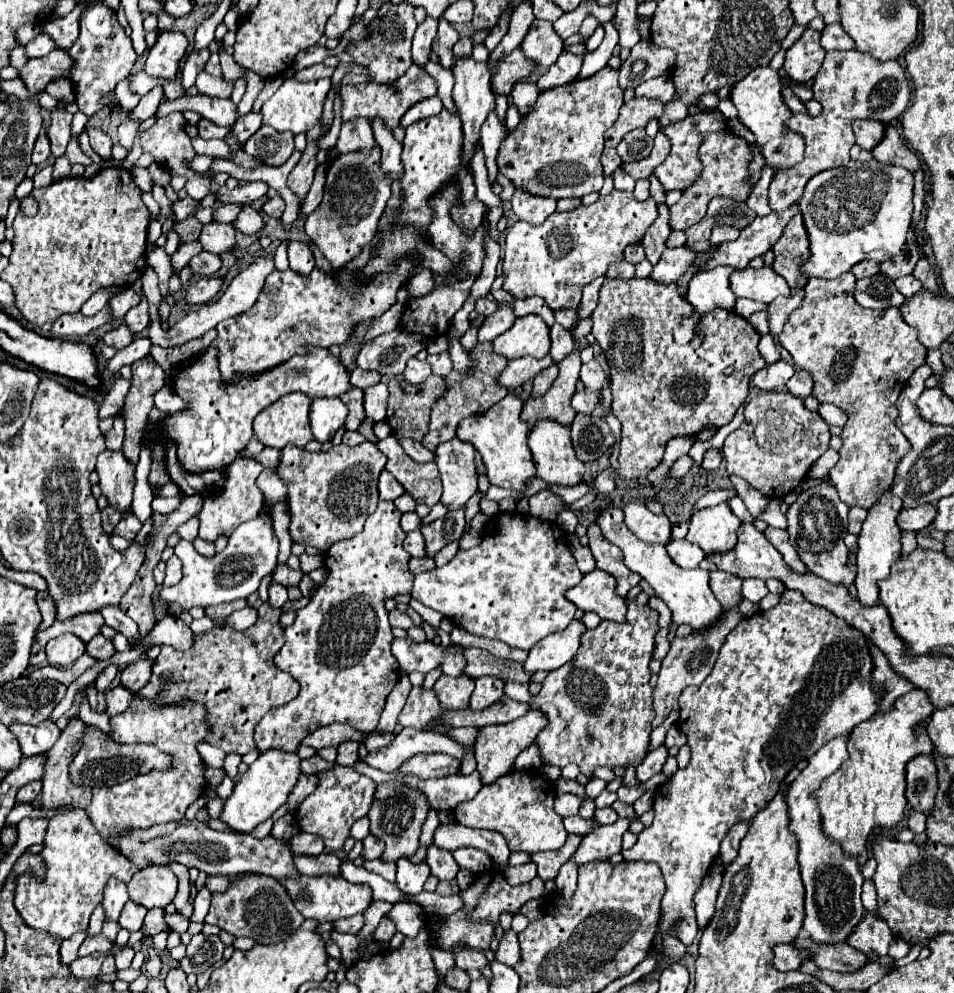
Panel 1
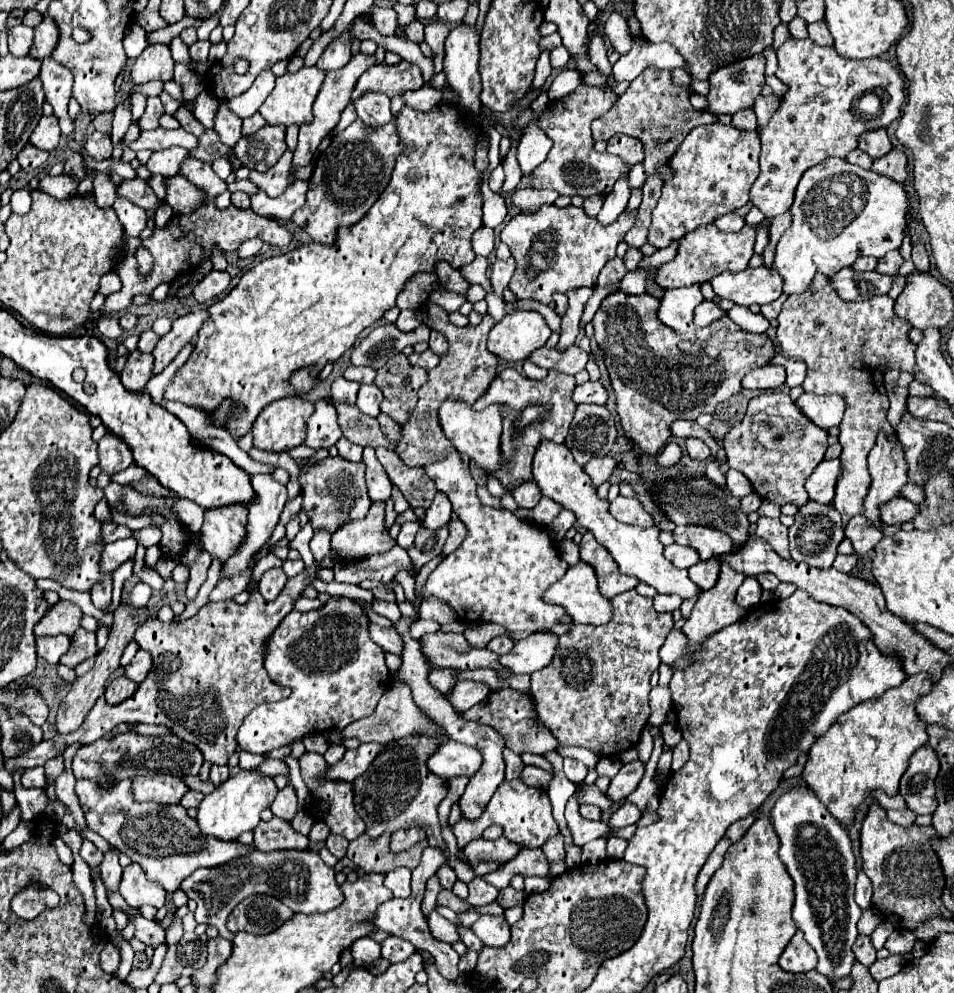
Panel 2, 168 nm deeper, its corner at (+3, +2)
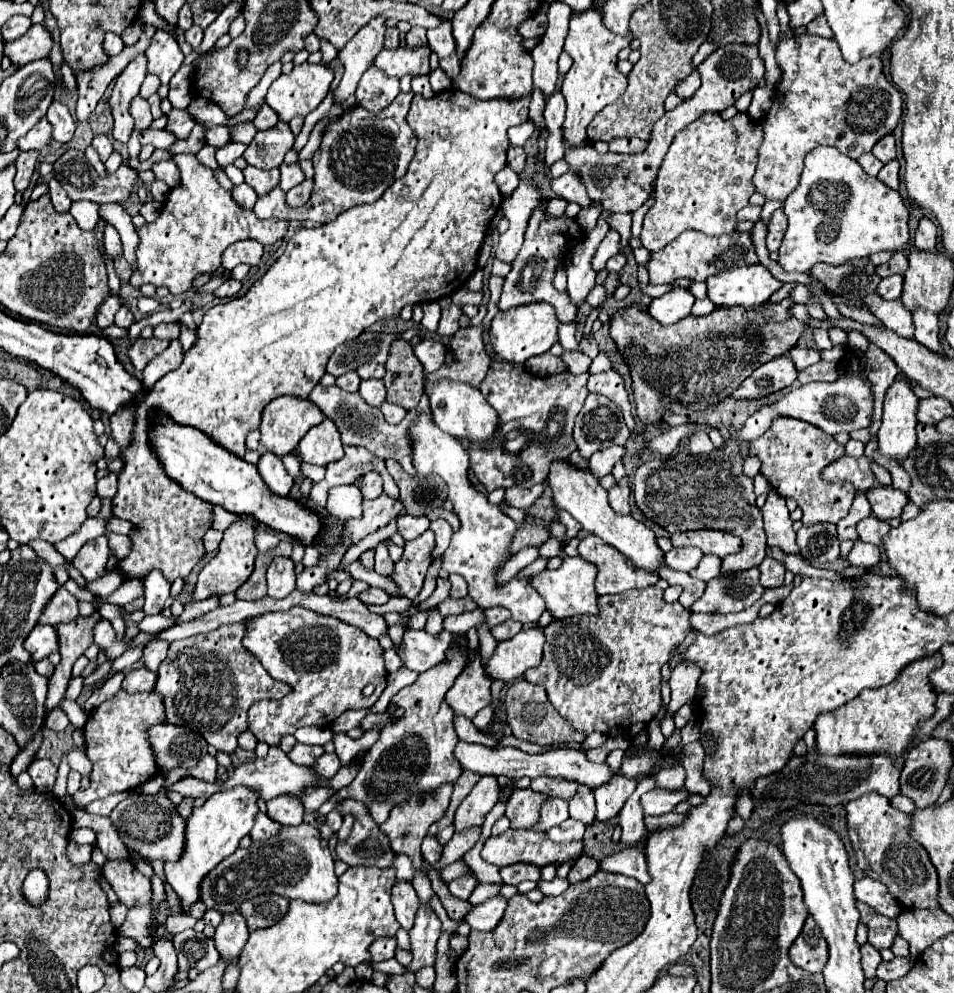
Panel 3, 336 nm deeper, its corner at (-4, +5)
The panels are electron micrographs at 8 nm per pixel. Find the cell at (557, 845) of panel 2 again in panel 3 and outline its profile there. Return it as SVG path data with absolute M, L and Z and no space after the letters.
M568 818L566 822L562 822L560 826L554 826L548 830L548 838L554 842L574 842L574 840L582 840L584 836L584 824Z

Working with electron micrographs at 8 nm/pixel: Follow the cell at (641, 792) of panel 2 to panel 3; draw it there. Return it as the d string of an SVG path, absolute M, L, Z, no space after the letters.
M678 664L670 676L670 688L672 688L672 700L666 708L666 714L672 716L682 704L688 704L696 698L698 678L702 670L696 664Z

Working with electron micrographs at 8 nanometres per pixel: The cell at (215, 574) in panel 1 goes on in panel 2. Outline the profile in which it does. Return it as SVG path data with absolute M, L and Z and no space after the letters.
M253 475L253 477L251 477L251 485L253 485L253 489L255 489L255 493L257 493L257 501L255 501L255 505L249 505L247 537L245 537L241 549L239 549L233 557L229 557L227 563L223 565L223 569L221 569L221 575L223 575L223 577L231 577L231 575L237 575L237 573L241 573L243 569L247 569L249 561L253 559L253 555L269 541L269 537L271 537L275 525L279 523L279 515L281 515L281 511L283 511L283 505L287 503L287 487L281 485L279 481L275 481L271 475Z

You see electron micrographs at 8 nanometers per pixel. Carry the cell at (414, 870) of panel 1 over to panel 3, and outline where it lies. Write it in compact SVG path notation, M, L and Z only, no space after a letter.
M396 880L394 888L392 888L392 904L394 904L394 912L396 912L400 926L404 930L410 930L414 926L414 918L416 918L418 906L420 906L414 886L410 882Z

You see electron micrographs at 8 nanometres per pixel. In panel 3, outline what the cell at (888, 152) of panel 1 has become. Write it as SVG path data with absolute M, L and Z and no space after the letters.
M892 160L892 162L888 162L888 164L884 164L884 168L880 170L880 174L878 174L878 178L886 184L886 186L890 186L890 188L894 188L894 190L898 190L898 170L900 170L900 164L898 164L898 160Z

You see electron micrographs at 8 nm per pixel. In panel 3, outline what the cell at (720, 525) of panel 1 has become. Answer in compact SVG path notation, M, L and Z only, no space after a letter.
M718 530L674 532L674 534L670 534L670 540L674 546L696 546L704 554L716 554L720 558L738 552L742 546L738 536L734 536L730 532L718 532Z

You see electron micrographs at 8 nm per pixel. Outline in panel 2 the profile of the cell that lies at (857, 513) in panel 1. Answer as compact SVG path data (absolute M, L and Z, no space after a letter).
M853 517L847 527L845 527L845 537L853 543L855 553L859 555L867 555L875 543L883 537L883 533L877 527L871 527L871 523L867 521L867 517Z

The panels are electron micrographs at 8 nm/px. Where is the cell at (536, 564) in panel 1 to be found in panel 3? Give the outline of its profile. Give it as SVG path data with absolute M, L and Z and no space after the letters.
M424 414L416 420L416 424L410 430L412 436L412 448L414 448L414 468L418 474L428 476L436 474L440 476L448 486L448 500L454 504L454 512L460 518L460 530L452 534L452 542L448 550L442 556L442 568L448 574L460 574L464 576L468 584L468 596L480 606L480 608L492 608L502 606L508 608L512 614L512 620L516 622L536 622L542 612L546 610L546 604L542 596L530 586L532 576L518 578L514 576L508 584L498 584L498 574L502 566L512 558L510 542L514 540L514 534L518 530L518 524L506 516L500 506L490 504L488 498L474 488L474 484L468 478L470 468L470 456L466 448L450 434L442 432L430 414Z

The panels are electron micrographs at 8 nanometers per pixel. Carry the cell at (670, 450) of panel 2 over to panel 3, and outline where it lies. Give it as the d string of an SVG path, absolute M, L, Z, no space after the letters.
M606 370L600 374L592 374L588 378L588 390L600 396L610 398L614 404L618 404L624 412L624 421L626 426L634 433L636 433L636 420L632 416L632 404L628 400L628 392L624 388L622 376L616 370Z

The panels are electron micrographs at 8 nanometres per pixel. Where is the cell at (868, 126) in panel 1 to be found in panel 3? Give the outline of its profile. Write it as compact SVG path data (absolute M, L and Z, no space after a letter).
M888 134L886 138L882 138L882 140L874 146L872 154L874 154L878 160L882 160L884 164L886 164L886 162L890 162L890 160L894 160L894 158L896 158L896 144L894 144L894 136L892 136L892 134Z

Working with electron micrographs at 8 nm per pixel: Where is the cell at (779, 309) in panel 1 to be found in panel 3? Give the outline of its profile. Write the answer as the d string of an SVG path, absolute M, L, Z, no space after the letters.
M818 146L804 160L804 172L796 190L788 196L784 204L784 212L788 216L788 230L784 242L778 250L778 264L784 272L804 272L808 274L814 264L828 262L832 266L842 266L852 258L864 258L882 250L898 252L910 240L908 228L908 210L904 206L904 198L898 190L888 188L878 178L866 174L860 164L844 154L838 148Z

